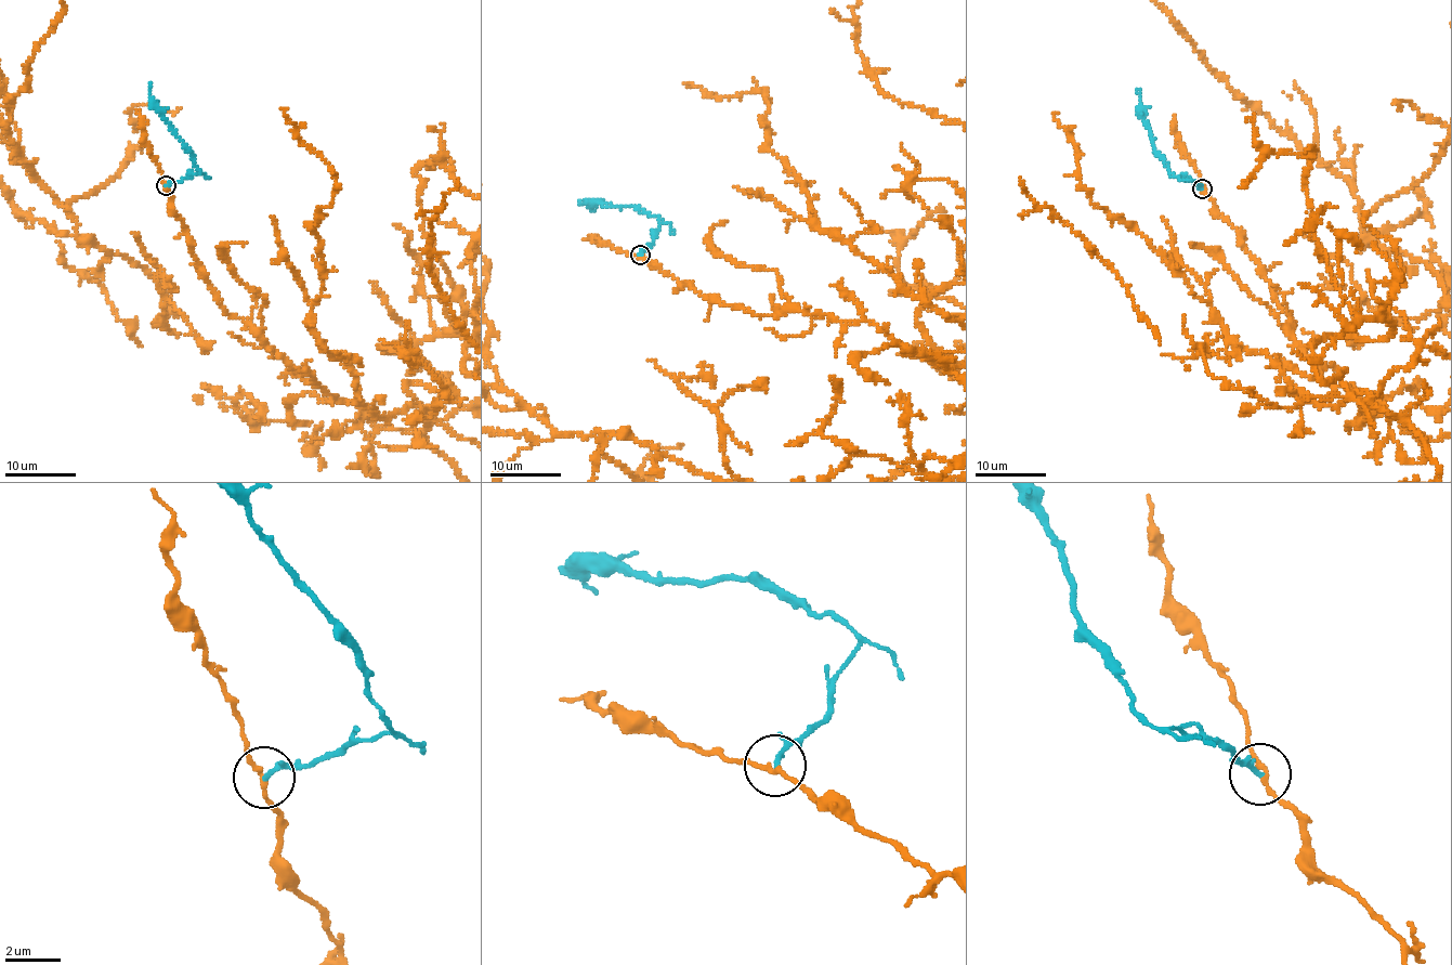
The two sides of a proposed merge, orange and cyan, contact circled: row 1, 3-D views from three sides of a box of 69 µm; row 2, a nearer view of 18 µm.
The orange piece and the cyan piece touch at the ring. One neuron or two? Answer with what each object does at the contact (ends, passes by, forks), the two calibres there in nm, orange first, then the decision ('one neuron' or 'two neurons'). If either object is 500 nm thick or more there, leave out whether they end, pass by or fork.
orange passes by; cyan ends there; 170 nm thick on the orange side, 170 nm on the other; one neuron

